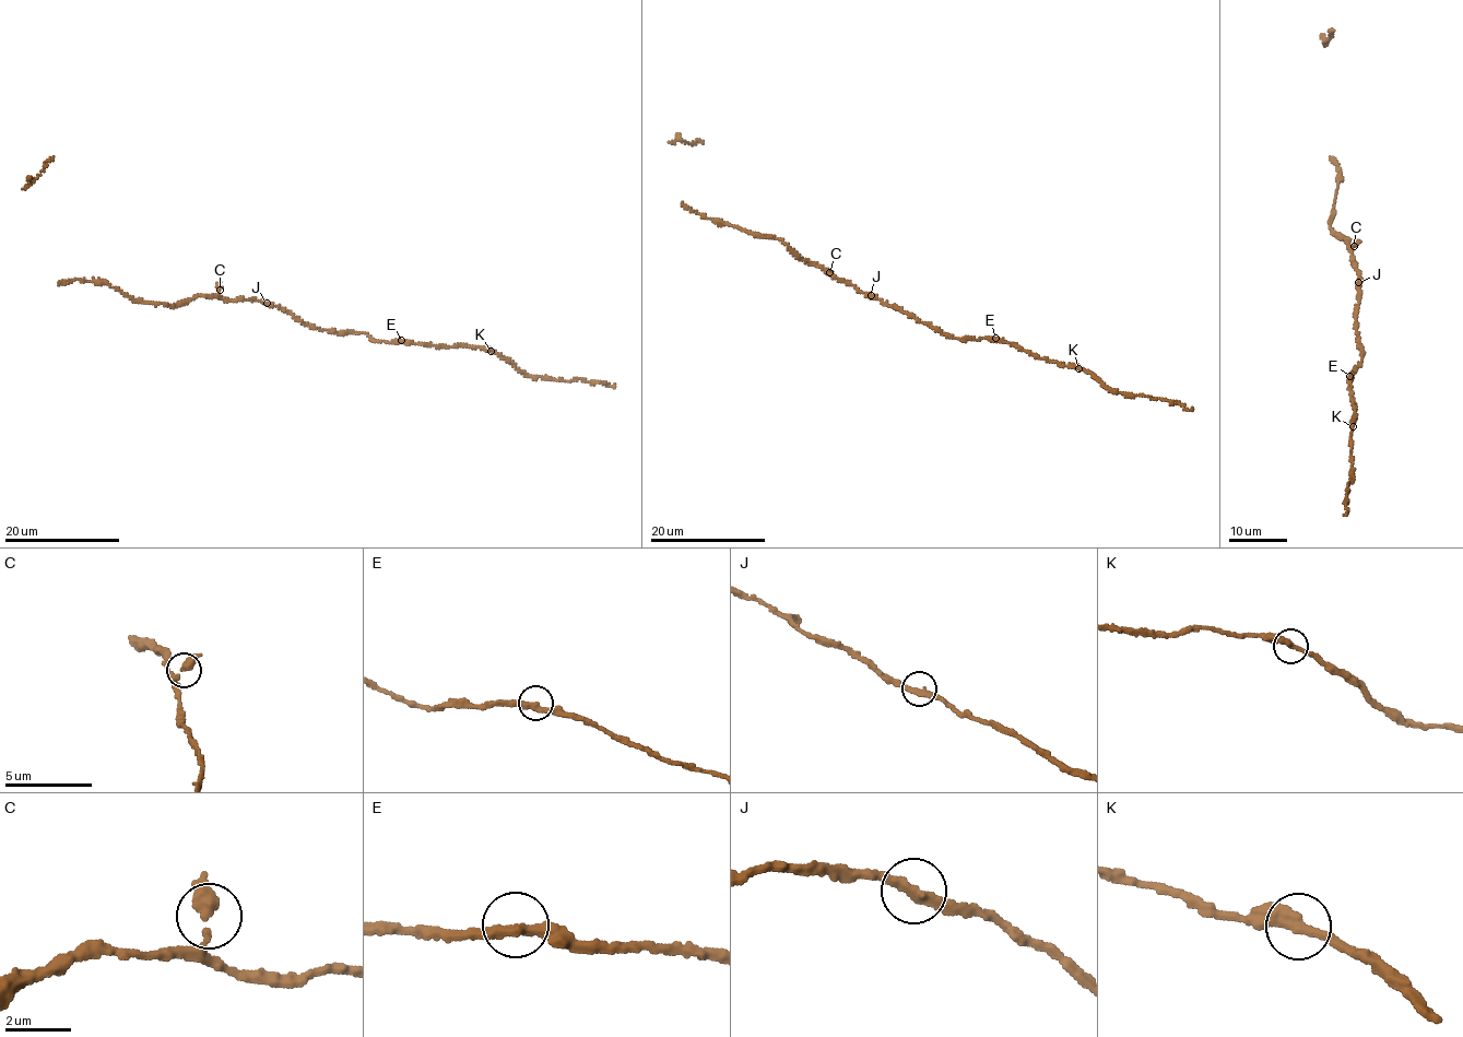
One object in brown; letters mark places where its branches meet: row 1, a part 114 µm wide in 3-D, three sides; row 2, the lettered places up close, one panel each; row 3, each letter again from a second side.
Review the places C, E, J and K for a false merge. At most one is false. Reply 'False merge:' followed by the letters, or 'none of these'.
False merge: none of these

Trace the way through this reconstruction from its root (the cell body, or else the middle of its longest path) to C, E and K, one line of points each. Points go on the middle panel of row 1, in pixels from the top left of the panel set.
C: (869, 296), (832, 277), (829, 272)
E: (869, 296), (880, 298), (957, 339), (995, 338)
K: (869, 296), (880, 298), (957, 339), (1011, 342), (1040, 357), (1077, 368)

